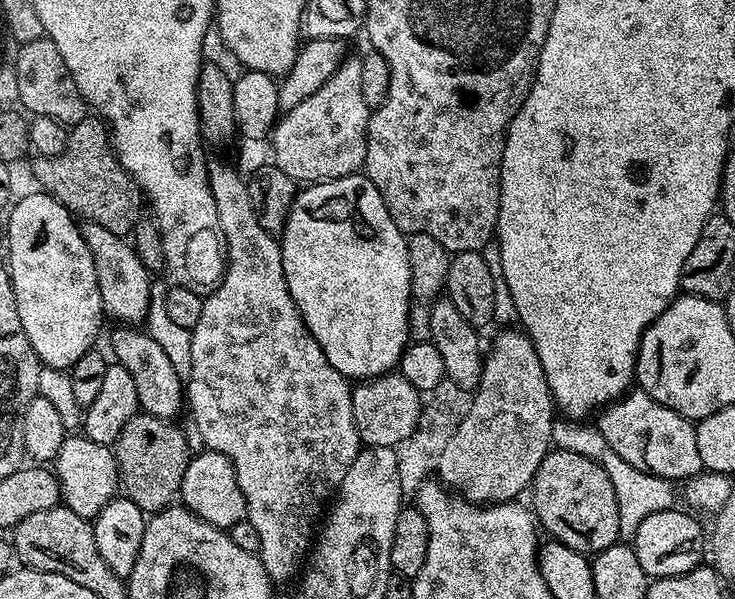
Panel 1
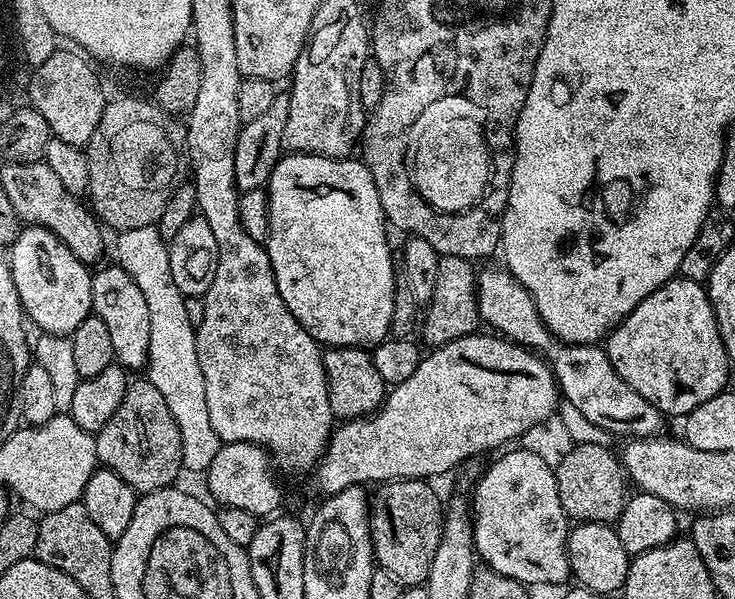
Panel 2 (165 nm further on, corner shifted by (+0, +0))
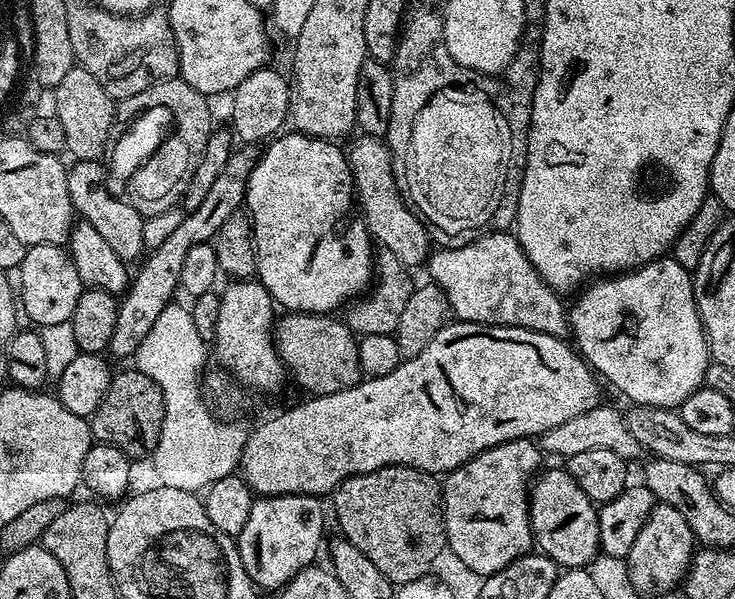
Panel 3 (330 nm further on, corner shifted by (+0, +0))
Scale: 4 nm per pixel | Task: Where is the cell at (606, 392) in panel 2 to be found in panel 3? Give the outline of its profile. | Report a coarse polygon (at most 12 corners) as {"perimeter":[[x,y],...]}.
{"perimeter":[[511,231],[426,261],[451,315],[569,335],[561,293]]}

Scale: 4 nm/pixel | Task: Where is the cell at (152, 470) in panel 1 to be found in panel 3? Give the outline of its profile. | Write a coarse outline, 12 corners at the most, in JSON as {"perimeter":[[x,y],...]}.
{"perimeter":[[128,366],[90,418],[93,437],[130,458],[162,434],[162,390]]}

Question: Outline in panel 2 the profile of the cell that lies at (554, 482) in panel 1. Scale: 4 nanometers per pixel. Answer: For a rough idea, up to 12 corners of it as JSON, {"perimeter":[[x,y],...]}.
{"perimeter":[[577,444],[555,466],[573,521],[619,520],[630,484],[611,447]]}

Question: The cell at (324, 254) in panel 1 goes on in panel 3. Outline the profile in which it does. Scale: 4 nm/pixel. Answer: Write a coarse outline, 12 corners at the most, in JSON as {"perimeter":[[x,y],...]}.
{"perimeter":[[341,145],[259,153],[256,276],[288,312],[369,291],[374,244]]}

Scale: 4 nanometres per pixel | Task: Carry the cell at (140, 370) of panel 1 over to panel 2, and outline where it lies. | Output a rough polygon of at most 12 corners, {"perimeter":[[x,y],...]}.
{"perimeter":[[119,264],[92,272],[92,311],[115,363],[143,369],[150,313]]}

